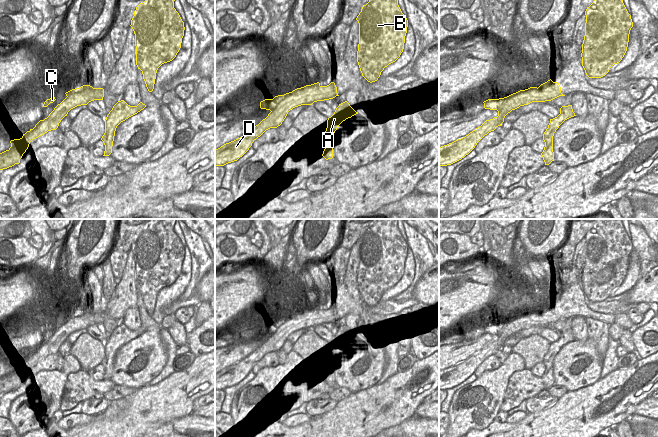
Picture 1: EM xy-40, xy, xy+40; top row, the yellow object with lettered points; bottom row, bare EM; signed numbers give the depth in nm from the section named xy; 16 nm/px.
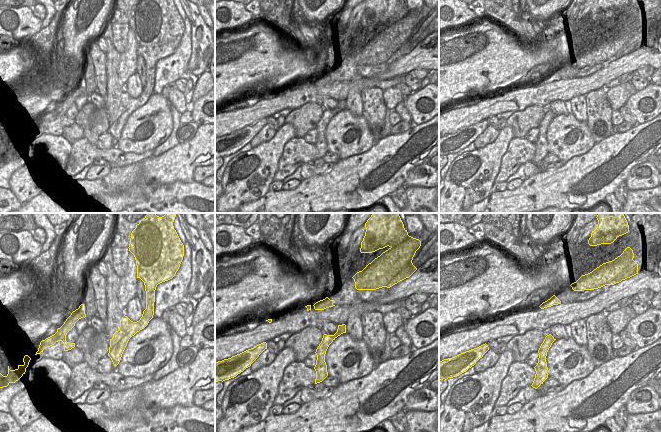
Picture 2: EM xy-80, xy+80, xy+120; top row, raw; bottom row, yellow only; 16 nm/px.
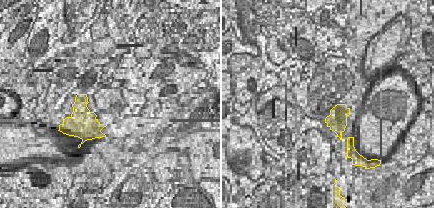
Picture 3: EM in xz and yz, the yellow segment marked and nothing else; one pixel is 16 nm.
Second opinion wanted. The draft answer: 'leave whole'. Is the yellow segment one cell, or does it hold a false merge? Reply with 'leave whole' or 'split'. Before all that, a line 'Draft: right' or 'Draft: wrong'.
Draft: wrong
split

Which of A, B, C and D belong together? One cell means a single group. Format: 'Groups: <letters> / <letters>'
Groups: A B / C D.

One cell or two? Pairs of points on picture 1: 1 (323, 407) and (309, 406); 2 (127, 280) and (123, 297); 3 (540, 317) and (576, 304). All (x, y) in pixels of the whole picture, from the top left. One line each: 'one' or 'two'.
1: one
2: one
3: one

